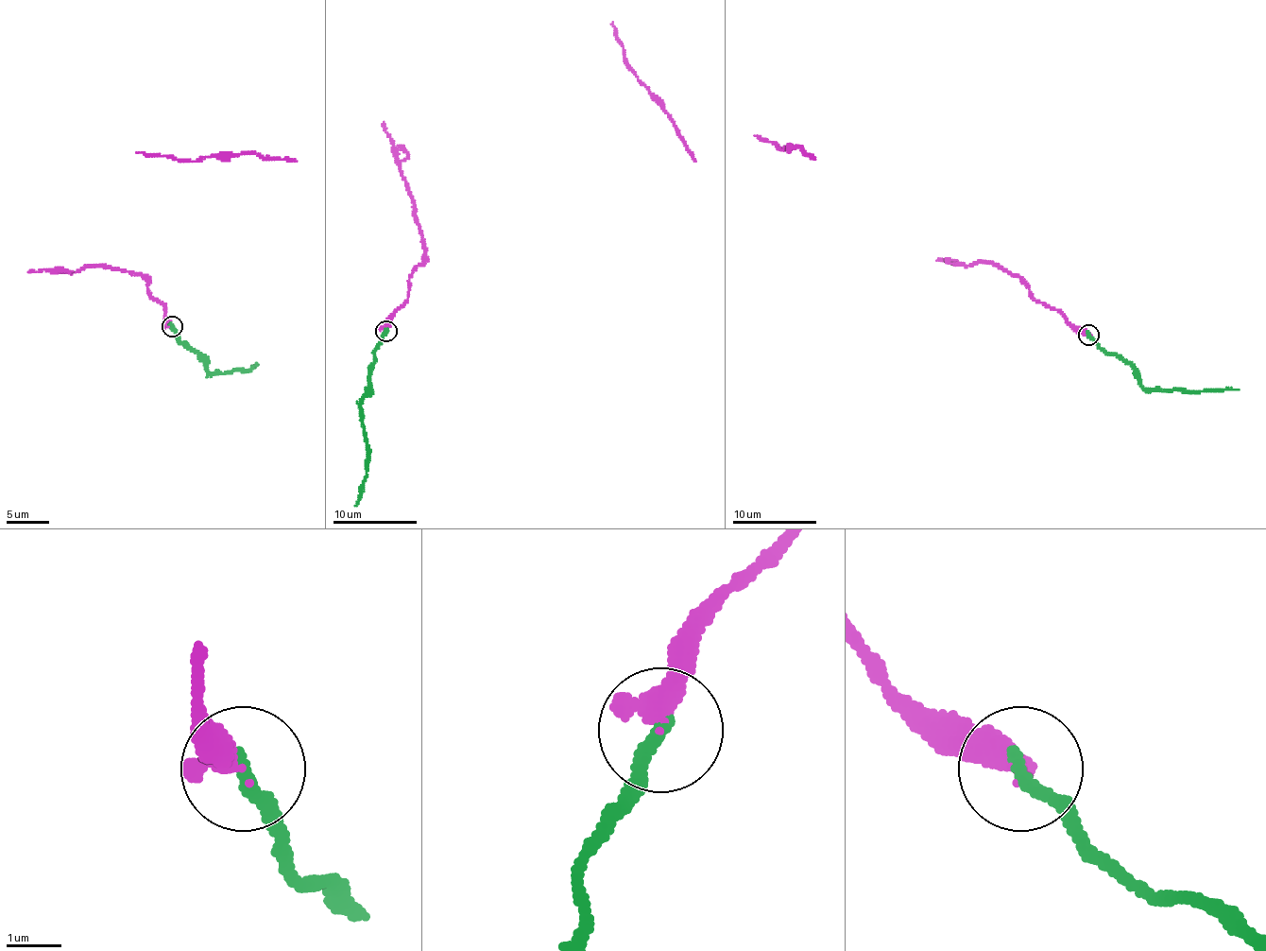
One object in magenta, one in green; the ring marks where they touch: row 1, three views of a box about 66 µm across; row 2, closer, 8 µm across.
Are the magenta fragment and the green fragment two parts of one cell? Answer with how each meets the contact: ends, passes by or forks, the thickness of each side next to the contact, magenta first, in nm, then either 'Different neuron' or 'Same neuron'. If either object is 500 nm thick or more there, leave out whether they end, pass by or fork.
At the ring magenta ends. At the ring green ends. Thickness 480 nm (magenta) against 280 nm. Same neuron

